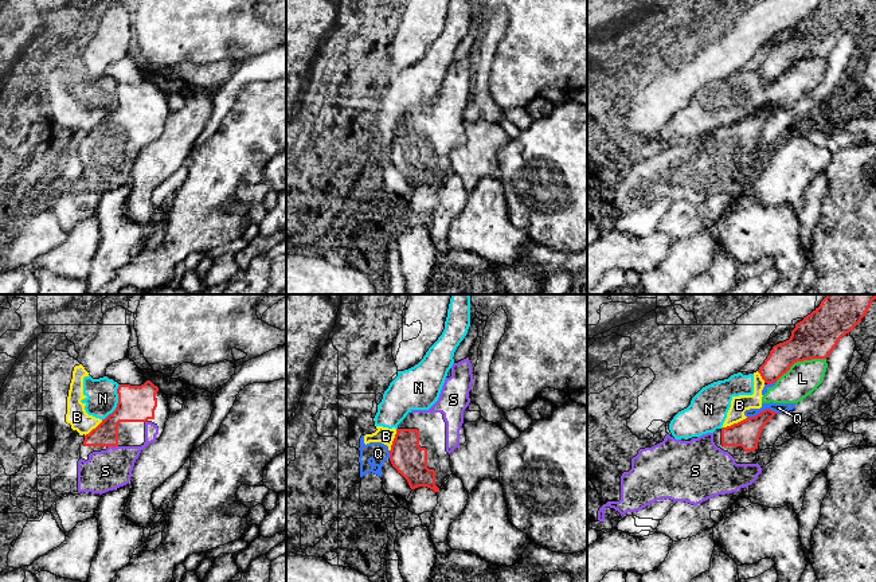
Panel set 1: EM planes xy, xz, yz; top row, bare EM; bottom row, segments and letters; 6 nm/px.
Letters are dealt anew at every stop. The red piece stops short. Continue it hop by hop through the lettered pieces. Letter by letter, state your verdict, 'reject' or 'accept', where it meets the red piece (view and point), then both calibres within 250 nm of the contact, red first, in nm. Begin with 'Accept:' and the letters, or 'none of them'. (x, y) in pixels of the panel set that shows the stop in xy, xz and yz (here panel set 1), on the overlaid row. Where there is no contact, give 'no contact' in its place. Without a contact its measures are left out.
Accept: S
B: reject; contact yz (734, 424); calibres 160 and 100 nm
L: reject; contact yz (800, 360); calibres 260 and 200 nm
N: reject; contact xy (117, 403); calibres 220 and 190 nm
Q: reject; contact yz (763, 410); calibres 160 and 60 nm
S: accept; contact xy (112, 445); calibres 160 and 240 nm

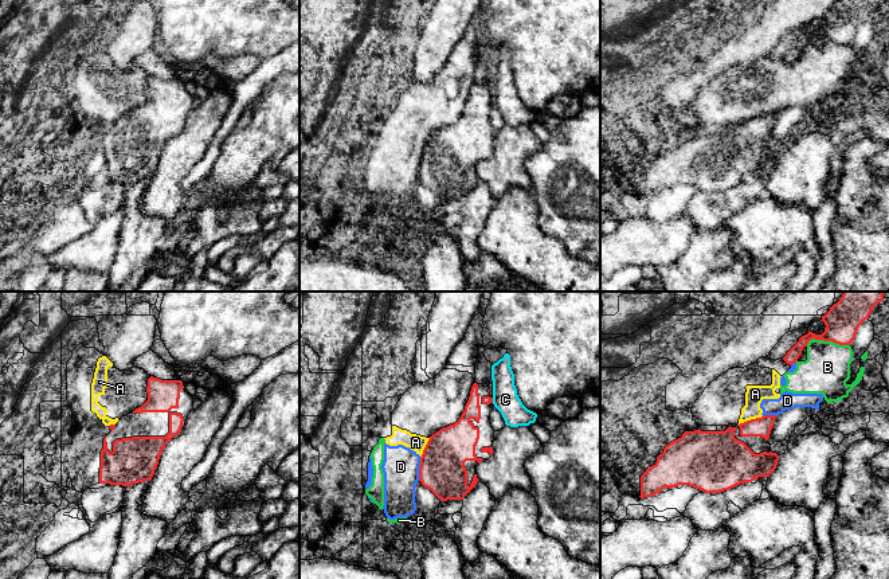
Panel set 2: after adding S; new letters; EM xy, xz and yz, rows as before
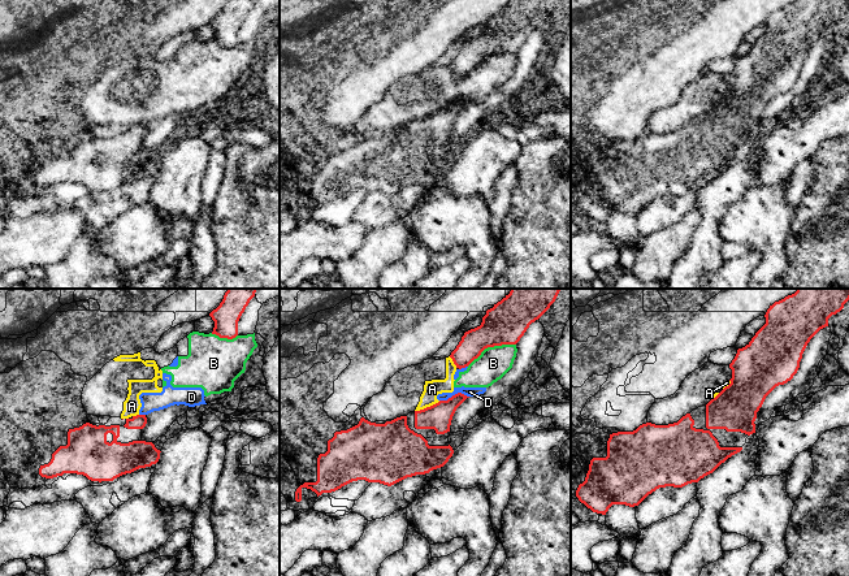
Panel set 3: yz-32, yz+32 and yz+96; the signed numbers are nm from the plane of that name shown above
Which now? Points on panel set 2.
Accept: none of them
A: reject; contact yz (751, 419); calibres 110 and 110 nm
B: reject; contact yz (827, 340); calibres 200 and 280 nm
C: reject; contact xz (492, 401); calibres 50 and 160 nm
D: reject; contact xz (419, 469); calibres 280 and 220 nm

